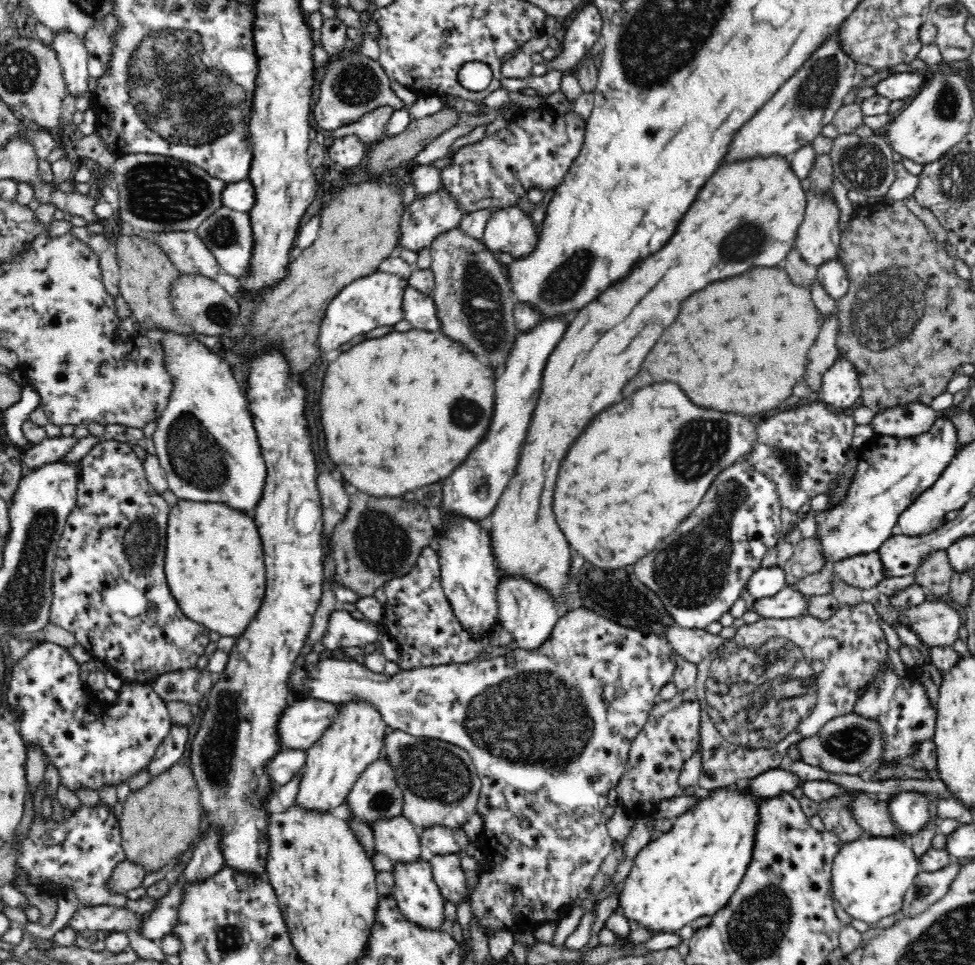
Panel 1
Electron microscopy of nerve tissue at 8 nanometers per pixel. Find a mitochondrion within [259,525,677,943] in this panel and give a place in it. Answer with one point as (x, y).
(536, 718)

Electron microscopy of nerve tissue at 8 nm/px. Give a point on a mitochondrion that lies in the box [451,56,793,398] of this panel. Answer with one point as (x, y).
(482, 302)

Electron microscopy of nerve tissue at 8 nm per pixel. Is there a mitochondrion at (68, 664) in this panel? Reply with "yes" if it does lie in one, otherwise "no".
no

